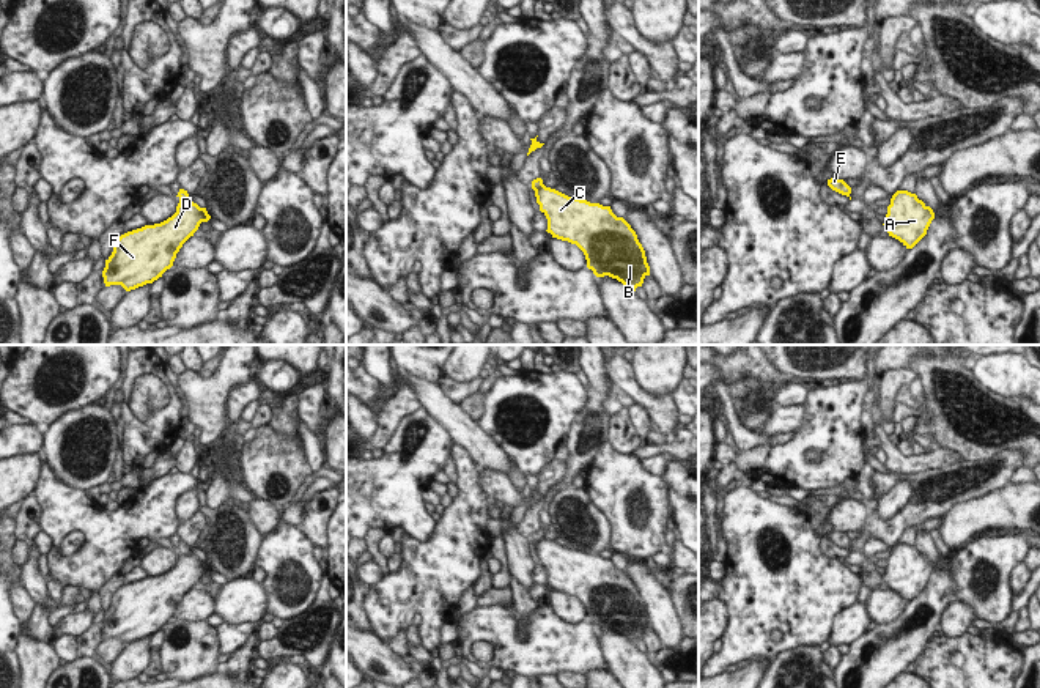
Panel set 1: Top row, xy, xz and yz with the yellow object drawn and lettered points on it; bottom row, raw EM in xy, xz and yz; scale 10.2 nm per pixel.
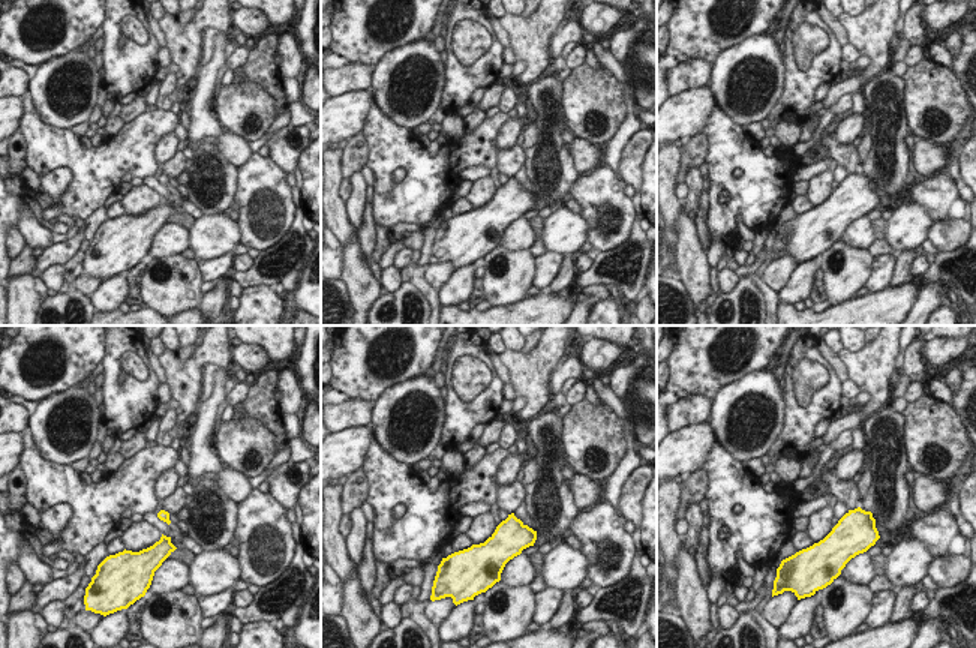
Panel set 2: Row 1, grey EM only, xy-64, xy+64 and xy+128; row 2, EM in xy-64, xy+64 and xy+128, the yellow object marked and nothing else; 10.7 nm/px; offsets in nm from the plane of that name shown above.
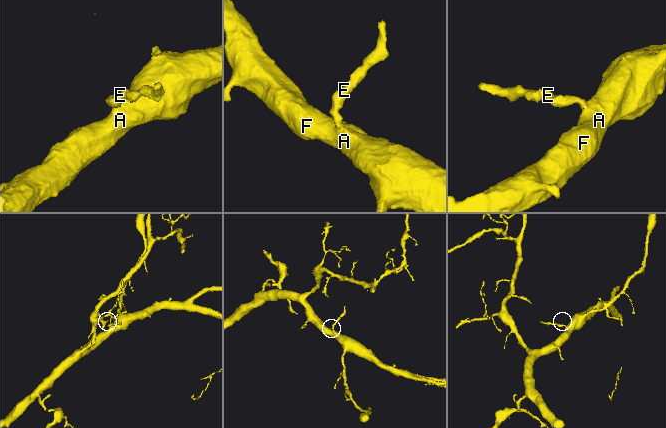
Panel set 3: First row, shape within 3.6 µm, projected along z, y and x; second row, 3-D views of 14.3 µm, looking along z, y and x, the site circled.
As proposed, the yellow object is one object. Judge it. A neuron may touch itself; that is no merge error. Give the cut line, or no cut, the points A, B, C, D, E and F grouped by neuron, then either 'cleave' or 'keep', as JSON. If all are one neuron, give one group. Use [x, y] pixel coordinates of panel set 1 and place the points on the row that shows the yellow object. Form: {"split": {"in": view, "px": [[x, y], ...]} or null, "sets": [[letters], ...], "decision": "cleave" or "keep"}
{"split": {"in": "xy", "px": [[191, 199], [180, 202]]}, "sets": [["A", "B", "C", "D", "F"], ["E"]], "decision": "cleave"}

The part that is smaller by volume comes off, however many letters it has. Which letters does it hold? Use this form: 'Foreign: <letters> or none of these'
Foreign: E

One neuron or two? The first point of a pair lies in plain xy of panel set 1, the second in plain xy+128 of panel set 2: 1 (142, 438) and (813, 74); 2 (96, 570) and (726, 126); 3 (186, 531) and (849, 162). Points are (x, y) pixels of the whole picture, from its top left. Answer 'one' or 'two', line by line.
1: one
2: one
3: one

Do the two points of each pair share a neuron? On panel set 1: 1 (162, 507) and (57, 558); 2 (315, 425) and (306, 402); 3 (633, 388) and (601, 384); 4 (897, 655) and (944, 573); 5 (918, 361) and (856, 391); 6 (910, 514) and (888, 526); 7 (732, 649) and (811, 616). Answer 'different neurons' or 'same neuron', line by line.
1: same neuron
2: same neuron
3: different neurons
4: same neuron
5: different neurons
6: same neuron
7: same neuron

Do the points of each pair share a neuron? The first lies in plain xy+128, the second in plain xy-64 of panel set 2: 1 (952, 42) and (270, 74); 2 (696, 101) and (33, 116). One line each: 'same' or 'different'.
1: different
2: different

